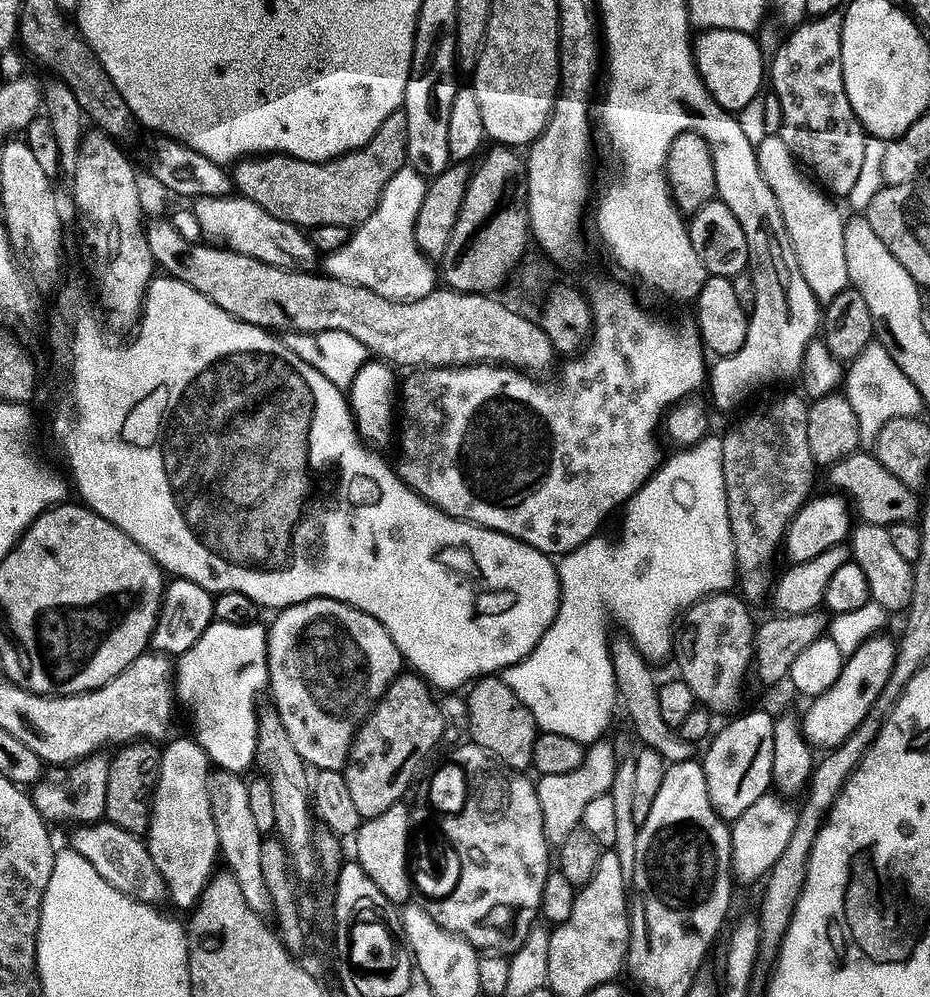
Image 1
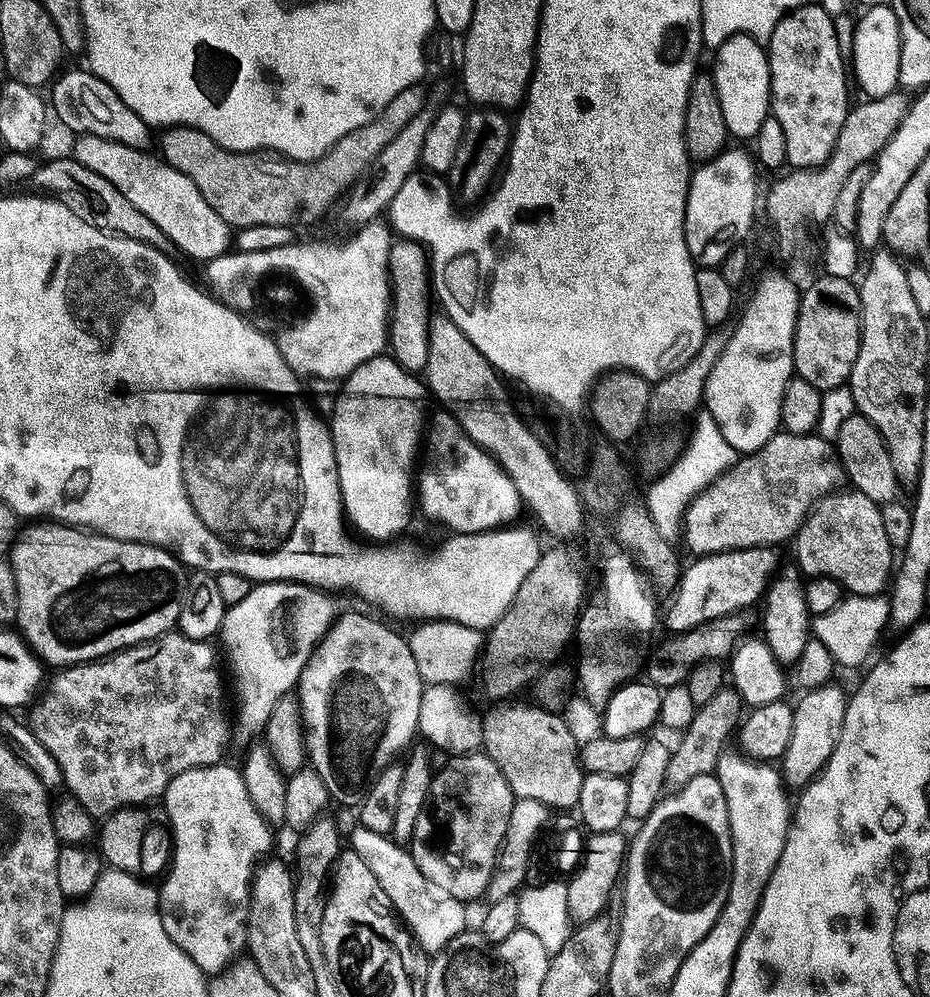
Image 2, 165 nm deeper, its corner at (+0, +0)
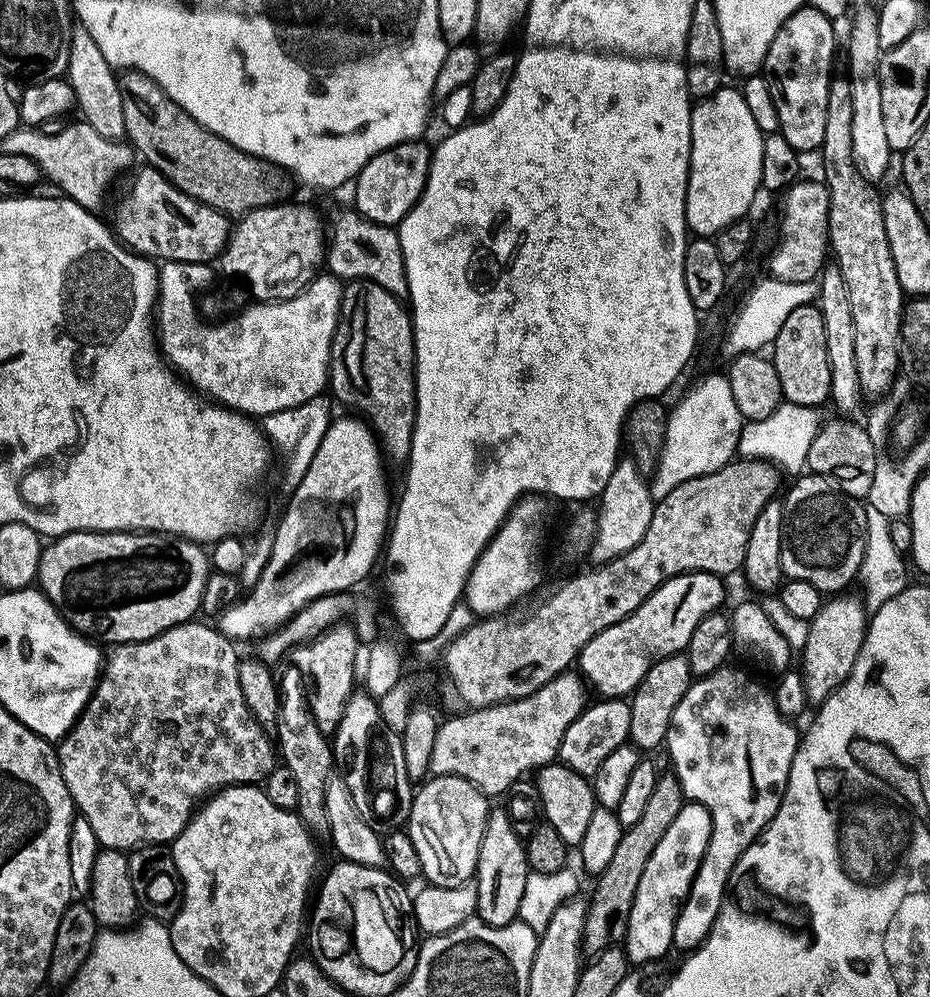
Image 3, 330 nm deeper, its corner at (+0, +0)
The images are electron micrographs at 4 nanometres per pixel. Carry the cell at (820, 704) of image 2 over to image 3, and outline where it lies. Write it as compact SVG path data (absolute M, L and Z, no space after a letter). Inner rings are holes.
M832 598L825 603L822 611L810 621L809 638L802 651L804 668L802 675L809 705L825 704L850 678L854 670L854 662L858 662L858 654L862 654L864 639L870 623L869 613L859 599Z

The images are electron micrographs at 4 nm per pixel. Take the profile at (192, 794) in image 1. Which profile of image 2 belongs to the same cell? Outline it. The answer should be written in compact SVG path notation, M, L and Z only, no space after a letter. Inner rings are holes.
M225 762L215 764L209 768L195 768L194 770L190 770L178 778L174 778L174 782L170 782L168 793L162 797L163 807L166 809L170 822L172 823L172 835L174 837L174 855L172 857L170 871L163 877L162 883L164 883L164 889L161 887L158 892L162 922L166 926L166 934L170 934L170 938L174 942L174 946L178 946L178 950L182 950L187 954L201 968L205 977L208 978L215 978L221 972L227 972L237 960L245 955L248 947L253 880L256 877L258 865L268 856L266 854L272 848L272 832L274 832L273 825L269 824L266 818L262 818L262 814L258 812L258 806L254 806L254 802L250 798L250 790L246 790L243 771L239 767L231 768L230 764Z

